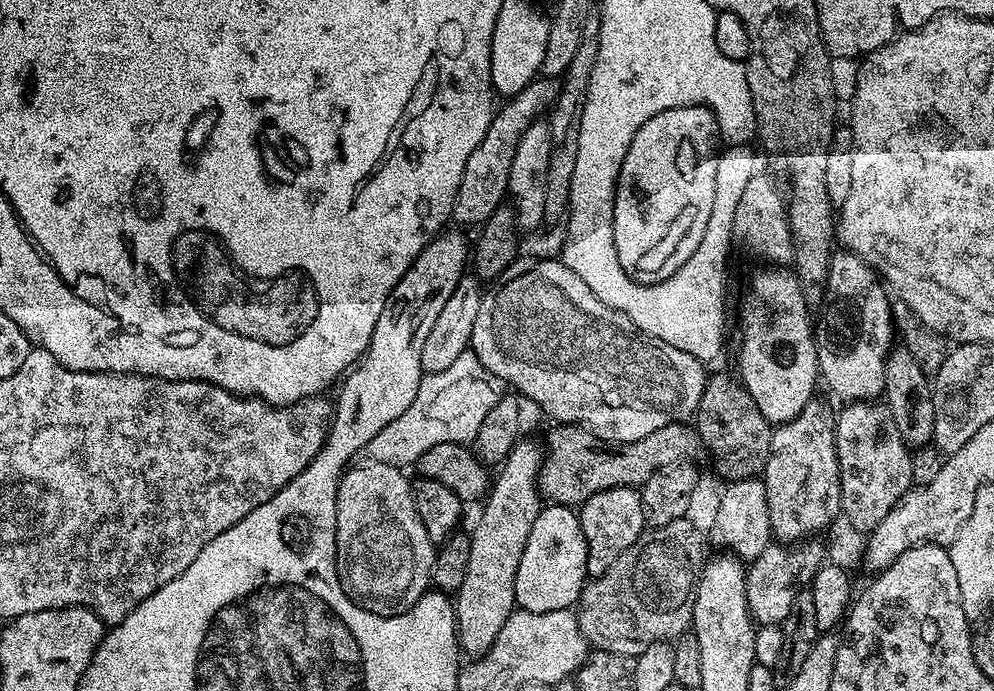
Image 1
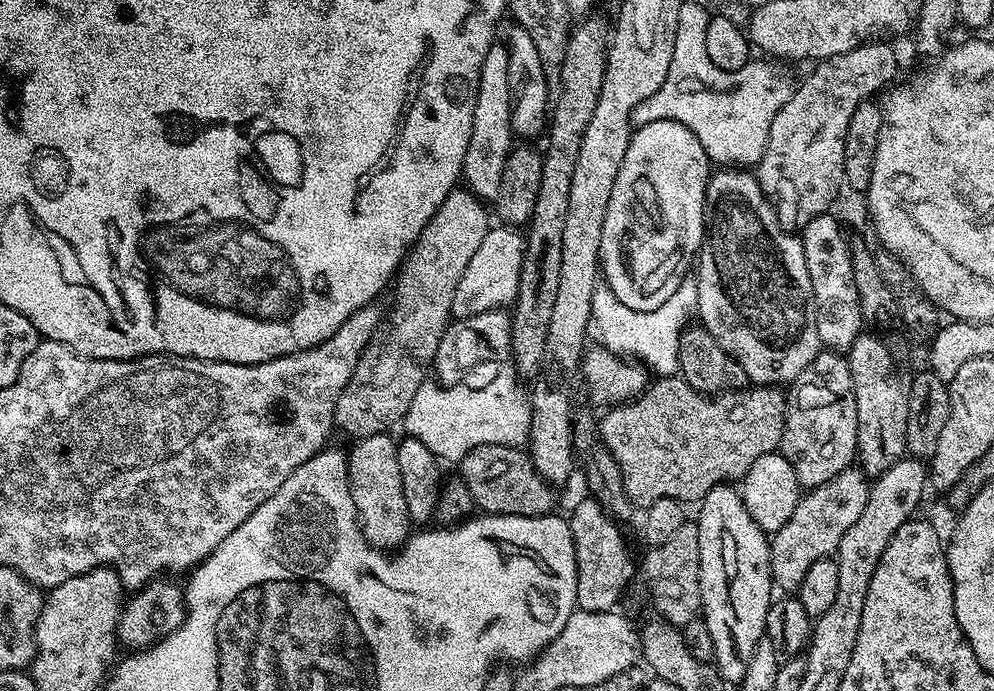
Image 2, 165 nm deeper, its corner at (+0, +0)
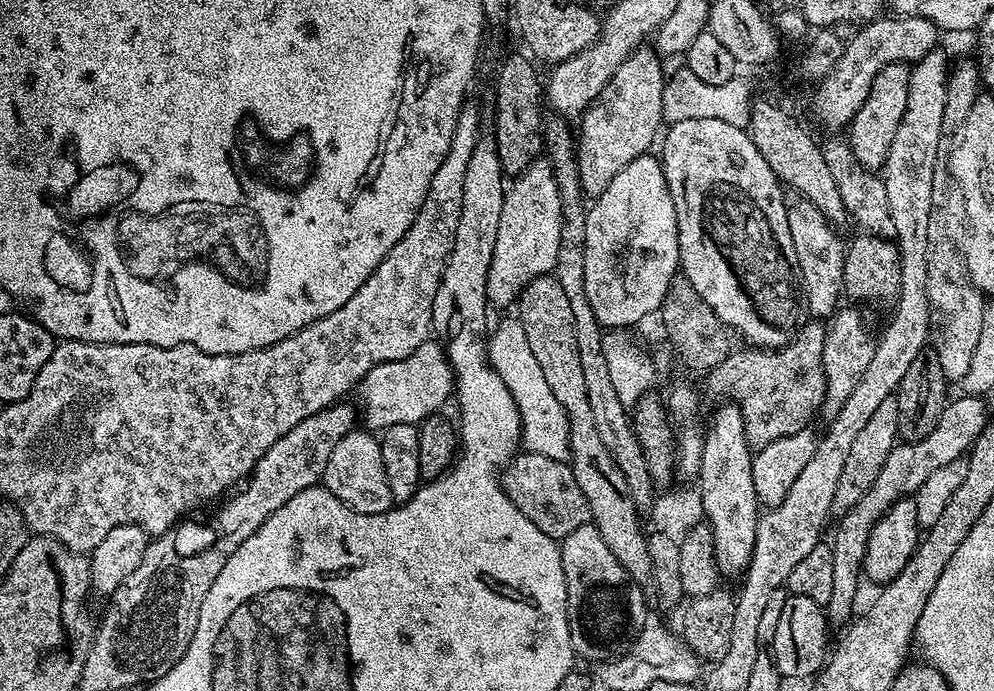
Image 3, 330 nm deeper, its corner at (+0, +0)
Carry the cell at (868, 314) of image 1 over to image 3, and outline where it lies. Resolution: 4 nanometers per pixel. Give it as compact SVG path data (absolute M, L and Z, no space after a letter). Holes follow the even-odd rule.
M793 199L788 204L788 221L790 222L790 238L794 238L794 254L798 254L798 266L802 266L802 282L804 296L808 300L808 311L813 317L831 317L837 311L844 296L844 250L836 237L837 229L808 200Z

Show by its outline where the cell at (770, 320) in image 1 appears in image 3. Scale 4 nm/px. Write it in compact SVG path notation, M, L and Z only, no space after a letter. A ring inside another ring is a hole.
M690 118L671 125L667 130L669 132L666 133L667 131L665 131L662 136L662 144L664 140L662 163L668 189L674 198L674 206L678 214L678 230L680 231L678 234L679 271L691 282L694 290L698 290L698 294L702 294L702 298L706 298L710 310L714 310L714 314L718 314L720 321L727 324L737 337L740 335L742 339L748 340L744 342L754 348L782 347L800 331L809 311L808 300L804 296L802 266L798 266L798 254L794 254L794 238L790 238L788 204L786 199L784 200L785 189L782 187L780 179L774 174L774 170L770 170L770 166L766 166L766 158L762 158L762 154L758 154L758 146L754 146L751 135L743 128L730 126L729 123L718 121L715 118Z

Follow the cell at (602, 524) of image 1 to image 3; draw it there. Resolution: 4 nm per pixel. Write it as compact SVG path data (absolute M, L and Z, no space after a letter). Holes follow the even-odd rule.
M589 522L578 526L578 530L564 537L559 545L562 574L566 578L572 649L581 661L615 660L632 647L649 623L645 589L632 580L626 570L622 570L622 562L618 562L610 546L602 542L602 534L598 534L595 524Z

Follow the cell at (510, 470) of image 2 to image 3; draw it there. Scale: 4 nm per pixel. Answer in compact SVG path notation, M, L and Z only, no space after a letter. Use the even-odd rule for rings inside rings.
M521 451L503 465L499 477L506 498L510 498L510 502L514 502L514 506L551 540L559 542L578 530L578 526L589 523L586 494L578 490L578 482L574 482L572 469L565 461Z

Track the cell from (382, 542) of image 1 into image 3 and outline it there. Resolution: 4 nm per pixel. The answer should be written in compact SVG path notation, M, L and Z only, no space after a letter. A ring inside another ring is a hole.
M353 430L348 432L334 446L322 477L323 487L334 494L348 508L362 514L382 514L394 507L390 498L390 485L386 482L386 466L382 466L382 450L379 439L371 431Z

